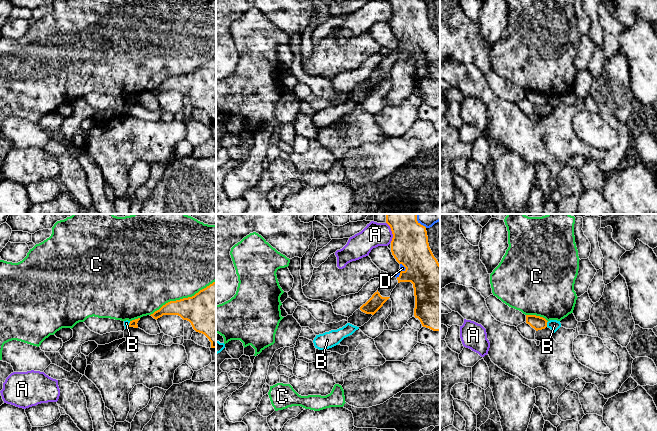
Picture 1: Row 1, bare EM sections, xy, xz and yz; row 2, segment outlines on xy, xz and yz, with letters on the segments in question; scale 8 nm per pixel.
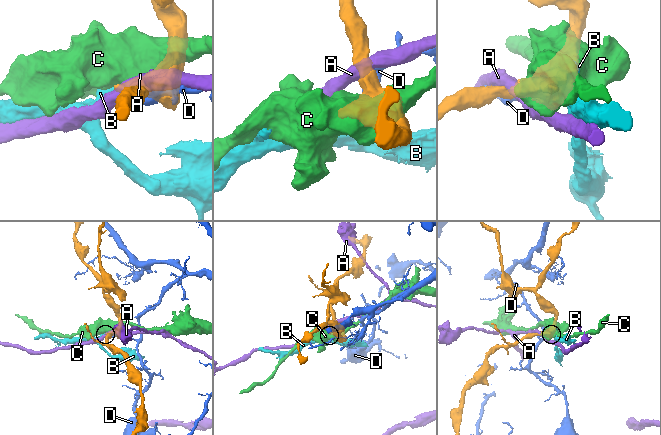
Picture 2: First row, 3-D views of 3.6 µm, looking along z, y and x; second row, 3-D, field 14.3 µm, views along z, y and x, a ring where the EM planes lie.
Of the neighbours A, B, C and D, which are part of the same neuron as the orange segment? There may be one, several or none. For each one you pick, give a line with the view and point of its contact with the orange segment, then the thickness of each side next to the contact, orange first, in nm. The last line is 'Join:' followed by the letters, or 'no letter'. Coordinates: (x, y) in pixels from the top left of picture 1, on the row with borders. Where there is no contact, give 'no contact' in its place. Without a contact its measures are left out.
Join: no letter

